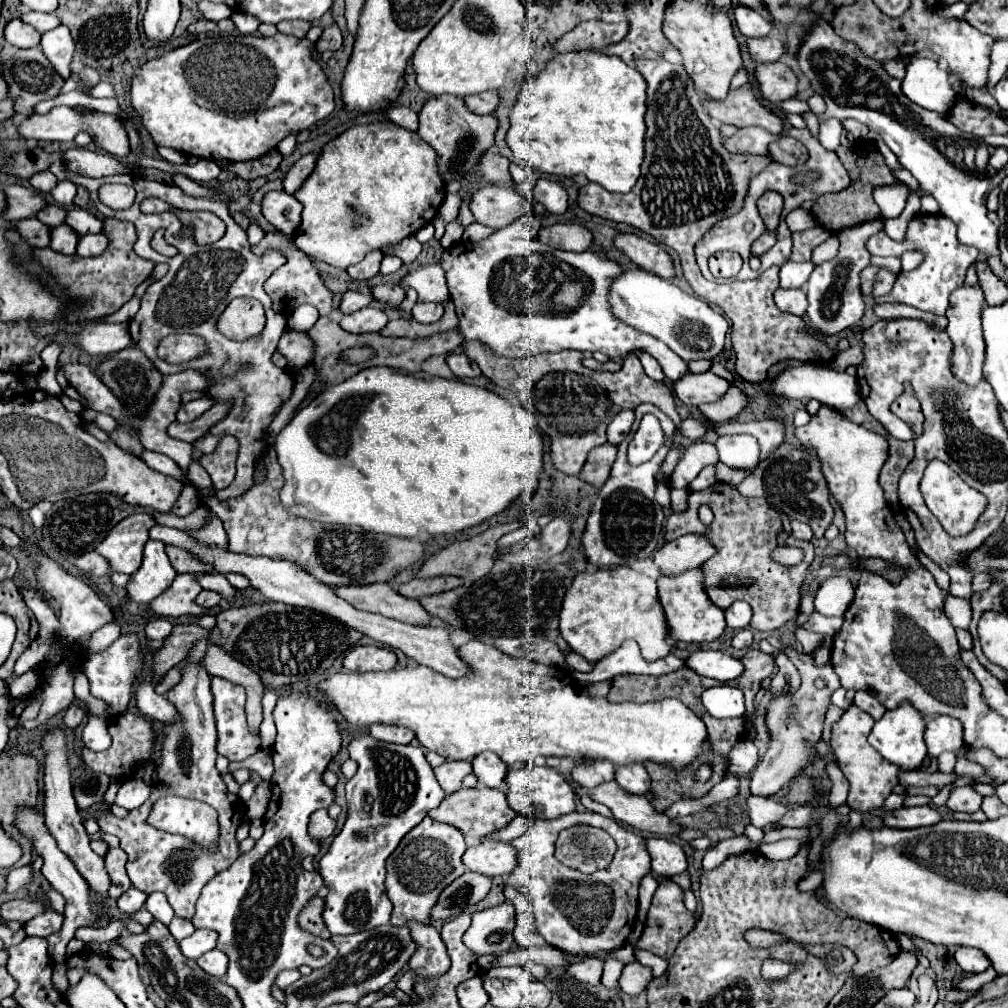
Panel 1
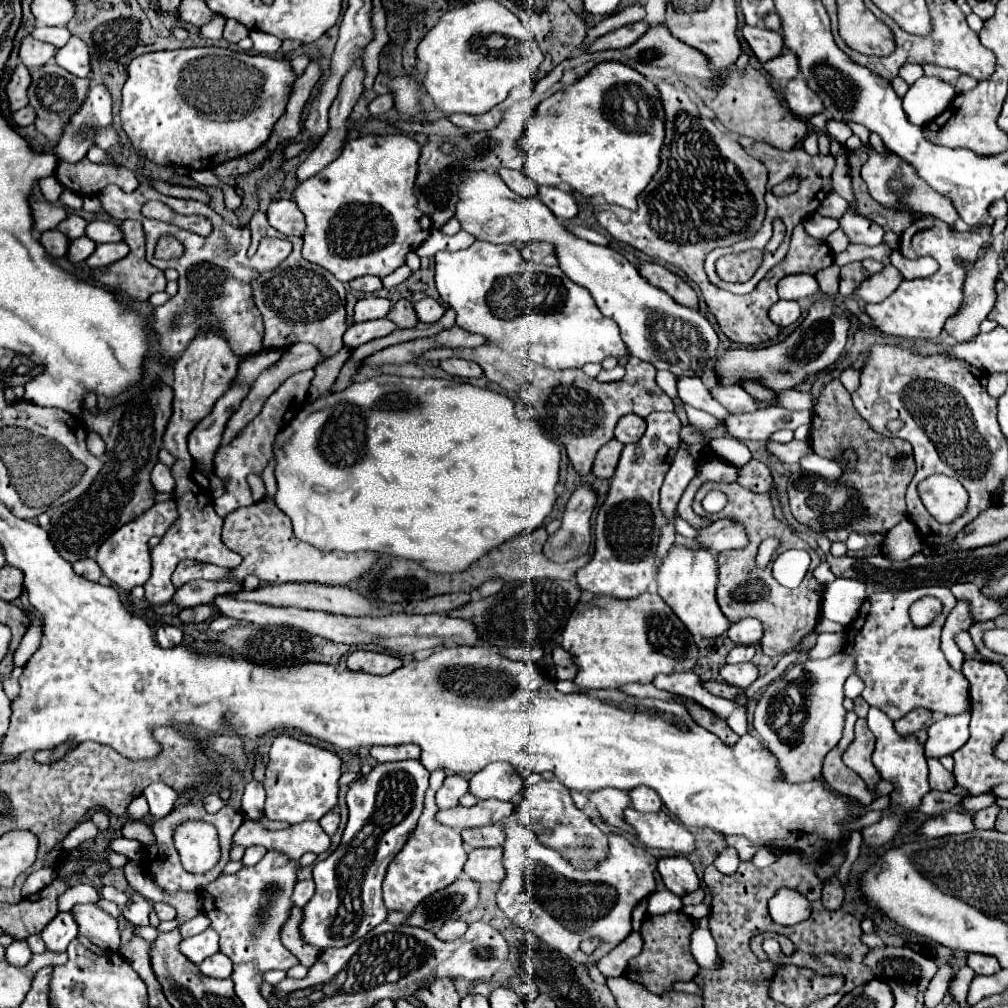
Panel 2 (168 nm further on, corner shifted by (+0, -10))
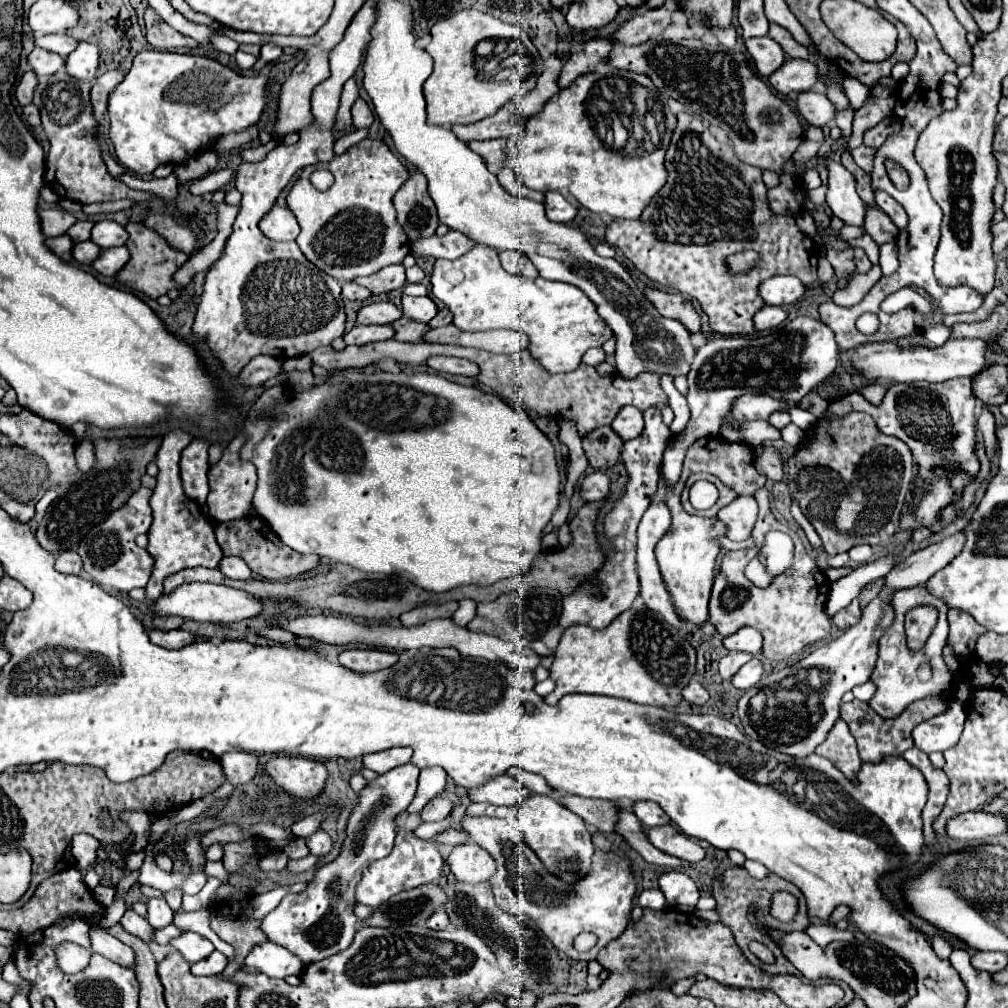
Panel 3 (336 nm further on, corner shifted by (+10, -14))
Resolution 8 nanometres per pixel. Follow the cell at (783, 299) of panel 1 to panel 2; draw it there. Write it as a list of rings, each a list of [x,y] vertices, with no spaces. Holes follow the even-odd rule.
[[[778,301],[770,307],[770,319],[780,327],[788,327],[796,323],[800,315],[802,315],[802,309],[796,301]]]

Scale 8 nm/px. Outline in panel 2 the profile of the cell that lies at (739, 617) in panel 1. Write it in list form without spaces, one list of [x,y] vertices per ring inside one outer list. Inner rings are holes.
[[[746,617],[740,619],[738,623],[732,623],[726,635],[736,643],[736,645],[756,645],[762,635],[762,623],[758,619]]]

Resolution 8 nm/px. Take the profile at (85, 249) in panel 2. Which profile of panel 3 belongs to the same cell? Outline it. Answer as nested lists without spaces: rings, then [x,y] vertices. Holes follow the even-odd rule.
[[[82,241],[82,243],[76,243],[76,245],[74,245],[74,259],[76,259],[78,263],[92,263],[94,259],[98,259],[100,251],[102,251],[102,249],[100,249],[96,243],[92,243],[92,241]]]

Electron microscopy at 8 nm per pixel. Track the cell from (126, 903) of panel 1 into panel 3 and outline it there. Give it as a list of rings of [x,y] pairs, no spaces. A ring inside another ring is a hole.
[[[128,909],[128,911],[124,913],[124,917],[120,919],[120,925],[122,925],[128,933],[144,939],[146,943],[150,943],[150,941],[154,939],[154,927],[152,927],[144,917],[140,917],[136,911],[132,911],[132,909]]]

